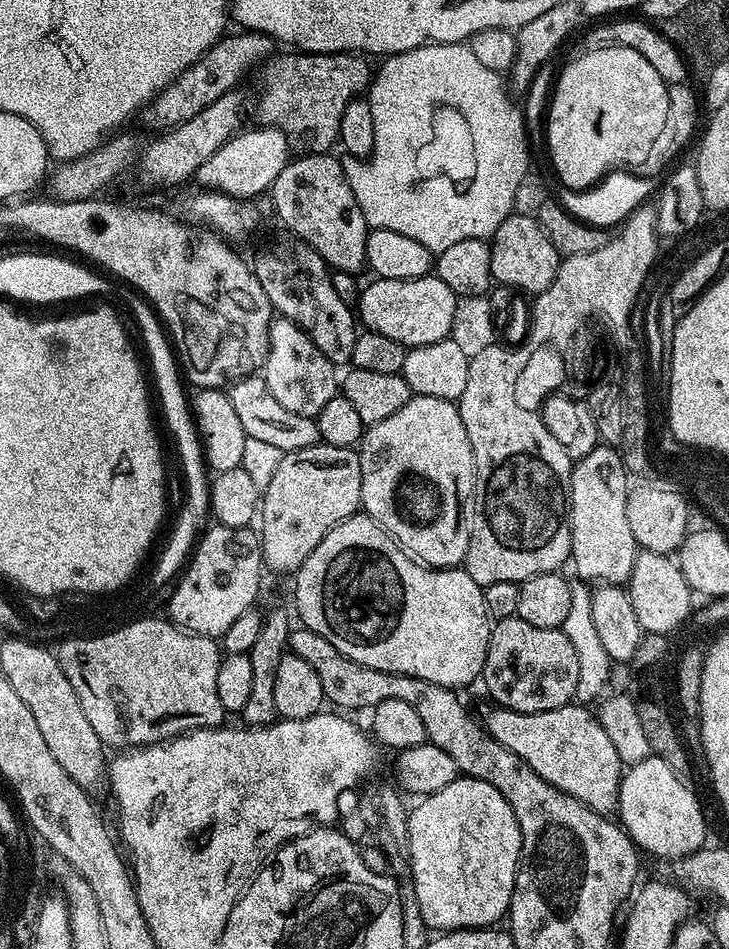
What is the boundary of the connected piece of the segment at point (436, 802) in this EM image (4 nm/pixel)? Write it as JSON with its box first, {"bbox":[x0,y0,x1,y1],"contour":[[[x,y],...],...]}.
{"bbox":[408,775,522,933],"contour":[[[461,775],[456,780],[450,782],[448,786],[443,786],[442,790],[436,793],[425,795],[421,799],[417,808],[413,807],[408,814],[408,841],[410,842],[410,886],[416,895],[418,902],[418,910],[422,914],[422,922],[426,922],[429,930],[435,930],[437,933],[455,932],[461,928],[486,928],[496,926],[496,924],[505,919],[508,915],[508,907],[512,901],[512,891],[514,890],[514,882],[516,881],[516,868],[520,865],[520,847],[522,846],[522,834],[518,826],[518,818],[514,814],[514,810],[510,806],[510,802],[506,802],[506,798],[502,798],[502,794],[498,794],[498,790],[494,790],[494,786],[490,786],[490,782],[482,782],[475,780],[473,776]]]}

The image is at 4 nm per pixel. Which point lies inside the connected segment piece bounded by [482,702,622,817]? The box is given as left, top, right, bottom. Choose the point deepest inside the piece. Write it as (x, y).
(567, 747)

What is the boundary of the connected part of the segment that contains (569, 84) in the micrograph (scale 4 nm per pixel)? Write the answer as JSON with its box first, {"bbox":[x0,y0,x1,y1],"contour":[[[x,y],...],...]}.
{"bbox":[546,48,668,184],"contour":[[[607,48],[587,52],[559,69],[546,112],[546,151],[556,156],[556,168],[560,168],[560,176],[564,176],[568,184],[588,184],[588,180],[596,180],[604,168],[612,168],[612,164],[625,164],[631,160],[642,162],[666,123],[667,109],[668,85],[638,50]]]}

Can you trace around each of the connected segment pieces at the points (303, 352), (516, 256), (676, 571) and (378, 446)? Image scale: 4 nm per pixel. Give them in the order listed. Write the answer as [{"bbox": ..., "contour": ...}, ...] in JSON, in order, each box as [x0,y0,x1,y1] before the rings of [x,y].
[{"bbox":[262,318,338,418],"contour":[[[283,318],[273,319],[268,335],[268,353],[262,369],[264,385],[274,394],[274,399],[286,410],[315,418],[338,395],[338,368],[310,342],[310,338],[297,324]]]},{"bbox":[490,215,562,294],"contour":[[[535,215],[508,216],[491,236],[490,243],[492,246],[490,270],[497,285],[505,284],[506,287],[517,288],[520,292],[539,294],[546,290],[546,286],[550,286],[550,282],[554,282],[554,274],[560,268],[562,257],[554,250],[550,238],[542,230]]]},{"bbox":[626,551,694,634],"contour":[[[637,551],[626,591],[630,602],[634,602],[634,614],[638,614],[641,629],[648,634],[674,631],[684,619],[689,619],[694,608],[694,593],[689,588],[679,563],[671,555]]]},{"bbox":[358,395,476,568],"contour":[[[413,395],[406,406],[390,414],[390,418],[382,418],[382,422],[365,427],[358,451],[362,466],[360,502],[363,515],[386,529],[413,560],[430,568],[461,567],[468,553],[468,533],[462,530],[464,503],[472,500],[472,491],[476,488],[476,467],[459,407],[451,400]]]}]

